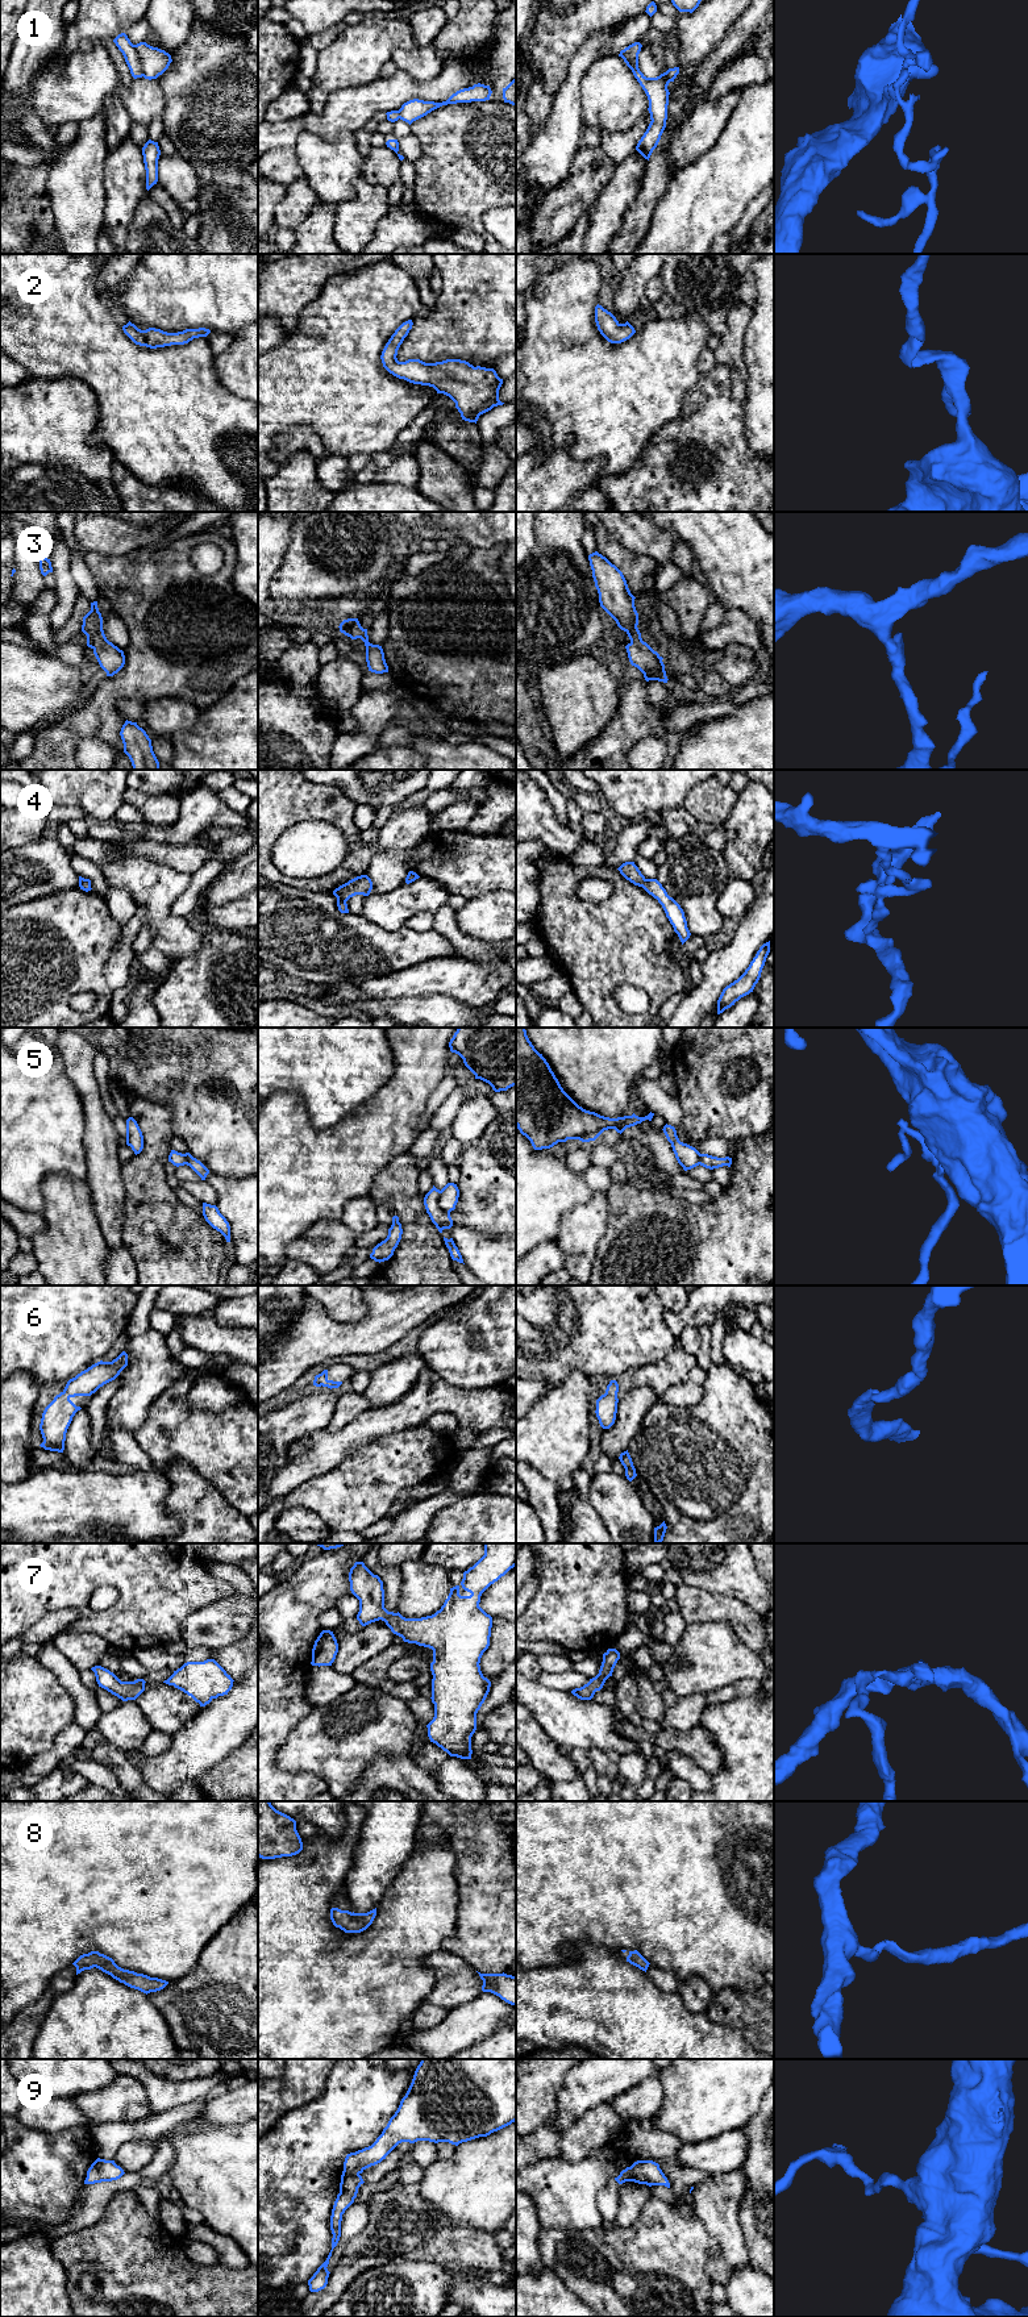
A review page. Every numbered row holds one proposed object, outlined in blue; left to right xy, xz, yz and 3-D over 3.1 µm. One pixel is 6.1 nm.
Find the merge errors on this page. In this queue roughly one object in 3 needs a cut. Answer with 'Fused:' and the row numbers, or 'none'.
Fused: 1, 4

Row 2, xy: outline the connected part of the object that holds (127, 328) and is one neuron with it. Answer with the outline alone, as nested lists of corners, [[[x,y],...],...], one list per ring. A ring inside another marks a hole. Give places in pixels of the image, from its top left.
[[[130,321],[122,326],[122,330],[136,345],[146,346],[150,349],[171,345],[184,345],[193,338],[207,337],[211,333],[211,330],[205,328],[186,329],[178,333],[167,333],[155,328],[141,330]]]

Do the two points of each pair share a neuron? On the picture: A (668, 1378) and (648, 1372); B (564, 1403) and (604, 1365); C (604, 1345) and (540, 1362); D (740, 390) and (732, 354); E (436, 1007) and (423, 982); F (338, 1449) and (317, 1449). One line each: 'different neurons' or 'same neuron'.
A: same neuron
B: different neurons
C: same neuron
D: same neuron
E: different neurons
F: same neuron

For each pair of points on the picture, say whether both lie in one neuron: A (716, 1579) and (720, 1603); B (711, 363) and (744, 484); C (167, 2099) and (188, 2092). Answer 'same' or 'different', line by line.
A: different
B: different
C: same

